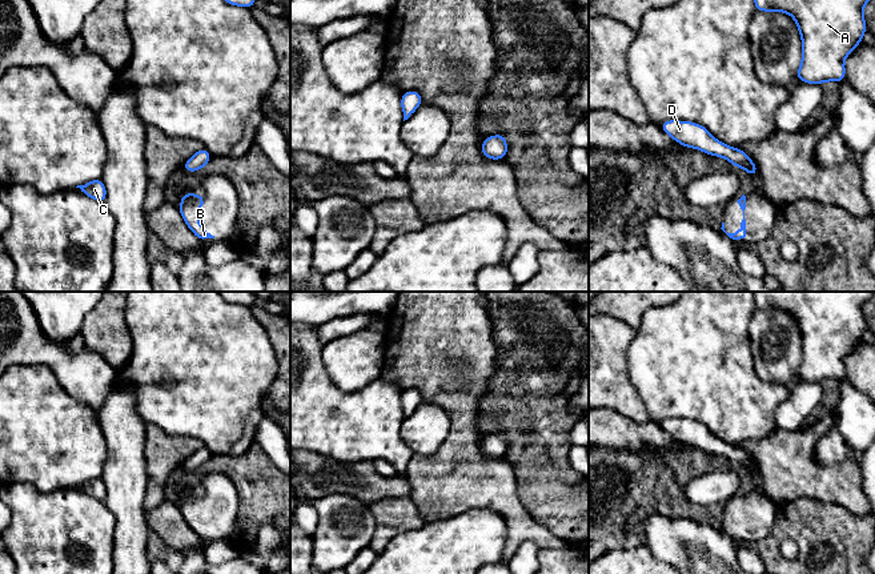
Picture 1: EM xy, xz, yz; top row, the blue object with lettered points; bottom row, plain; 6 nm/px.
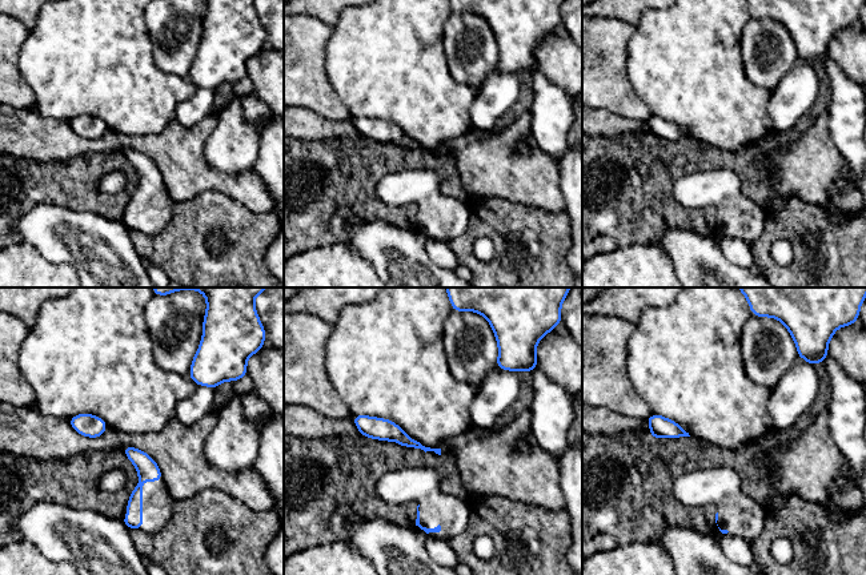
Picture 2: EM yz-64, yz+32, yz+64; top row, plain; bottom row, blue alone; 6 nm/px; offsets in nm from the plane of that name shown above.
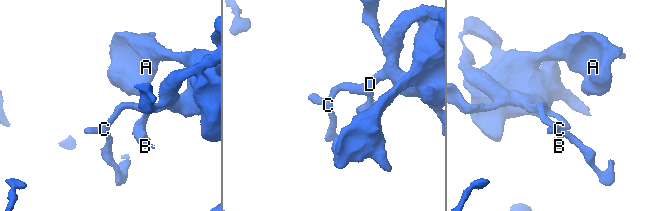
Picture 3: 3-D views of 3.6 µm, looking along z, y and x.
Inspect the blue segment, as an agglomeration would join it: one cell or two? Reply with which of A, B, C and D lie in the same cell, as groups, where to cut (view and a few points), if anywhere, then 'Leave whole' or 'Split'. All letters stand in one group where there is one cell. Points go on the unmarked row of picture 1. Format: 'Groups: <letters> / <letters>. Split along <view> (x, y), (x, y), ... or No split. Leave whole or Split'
Groups: A B C D. No split. Leave whole

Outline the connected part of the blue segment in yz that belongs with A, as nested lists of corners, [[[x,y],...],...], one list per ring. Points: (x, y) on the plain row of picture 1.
[[[752,292],[756,309],[786,310],[795,318],[802,336],[802,362],[796,378],[808,382],[840,381],[846,377],[844,357],[867,329],[863,305],[874,292]]]

